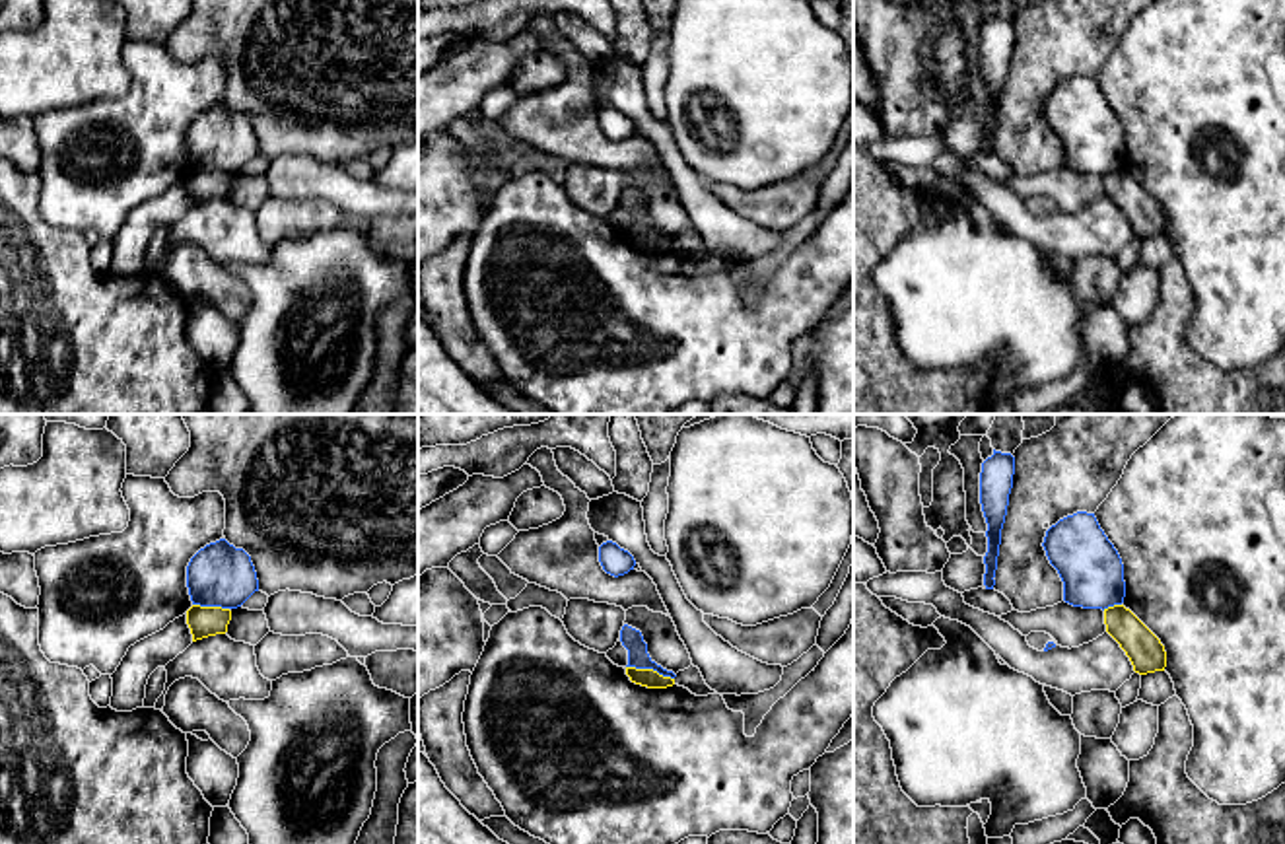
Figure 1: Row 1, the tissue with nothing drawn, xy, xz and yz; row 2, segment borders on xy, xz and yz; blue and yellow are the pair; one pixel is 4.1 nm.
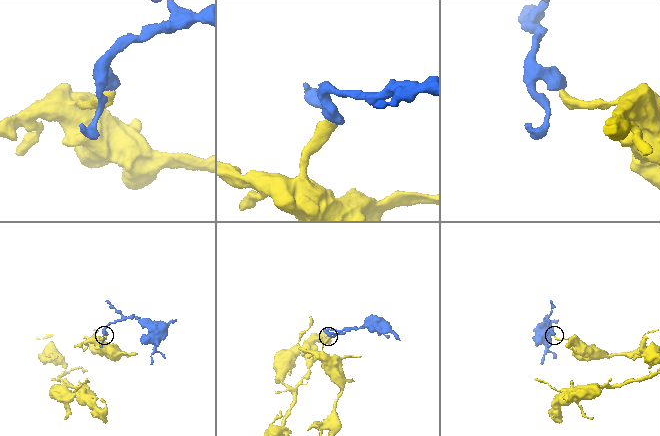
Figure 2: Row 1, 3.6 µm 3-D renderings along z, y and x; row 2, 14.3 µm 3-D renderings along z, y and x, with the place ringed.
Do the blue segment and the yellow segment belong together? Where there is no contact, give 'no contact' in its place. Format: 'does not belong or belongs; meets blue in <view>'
does not belong; meets blue in xz

